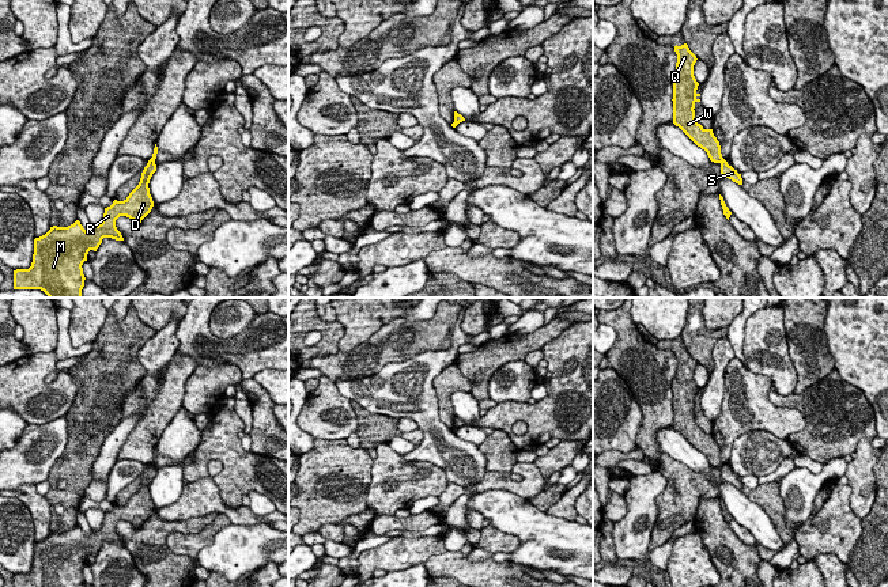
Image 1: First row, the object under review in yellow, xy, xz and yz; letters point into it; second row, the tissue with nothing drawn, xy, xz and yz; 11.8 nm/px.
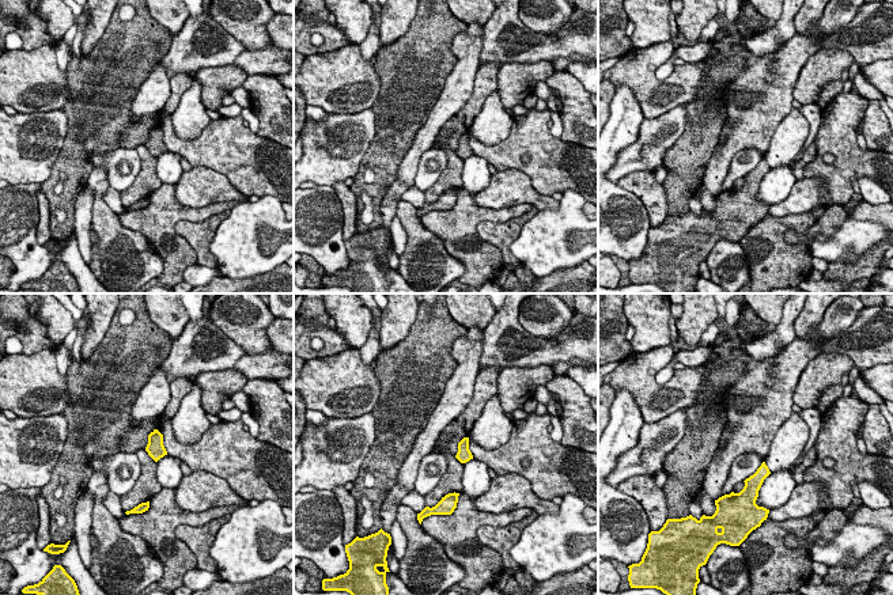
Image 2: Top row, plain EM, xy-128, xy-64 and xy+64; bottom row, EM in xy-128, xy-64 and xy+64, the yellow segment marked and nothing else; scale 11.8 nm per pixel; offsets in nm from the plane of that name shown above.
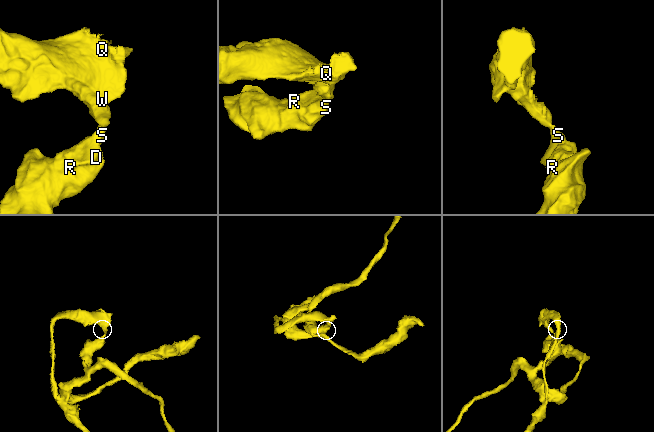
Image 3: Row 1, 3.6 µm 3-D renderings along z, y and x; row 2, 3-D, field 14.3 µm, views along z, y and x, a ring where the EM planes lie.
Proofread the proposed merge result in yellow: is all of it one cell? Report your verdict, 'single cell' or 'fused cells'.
fused cells

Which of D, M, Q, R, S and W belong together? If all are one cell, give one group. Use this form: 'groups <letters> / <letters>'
groups D M R S / Q W

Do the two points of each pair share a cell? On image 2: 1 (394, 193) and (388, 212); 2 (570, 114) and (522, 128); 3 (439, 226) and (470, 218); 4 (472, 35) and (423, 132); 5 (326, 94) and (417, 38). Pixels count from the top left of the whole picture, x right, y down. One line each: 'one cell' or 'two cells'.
1: one cell
2: two cells
3: one cell
4: one cell
5: two cells

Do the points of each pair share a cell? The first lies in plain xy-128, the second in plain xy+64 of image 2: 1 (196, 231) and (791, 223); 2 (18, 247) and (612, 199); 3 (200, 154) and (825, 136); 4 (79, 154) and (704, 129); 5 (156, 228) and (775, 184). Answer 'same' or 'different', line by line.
1: different
2: same
3: same
4: same
5: different

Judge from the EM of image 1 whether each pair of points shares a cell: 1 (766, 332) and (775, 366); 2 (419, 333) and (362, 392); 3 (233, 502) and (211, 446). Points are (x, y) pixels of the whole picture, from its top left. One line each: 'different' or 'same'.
1: same
2: different
3: same

